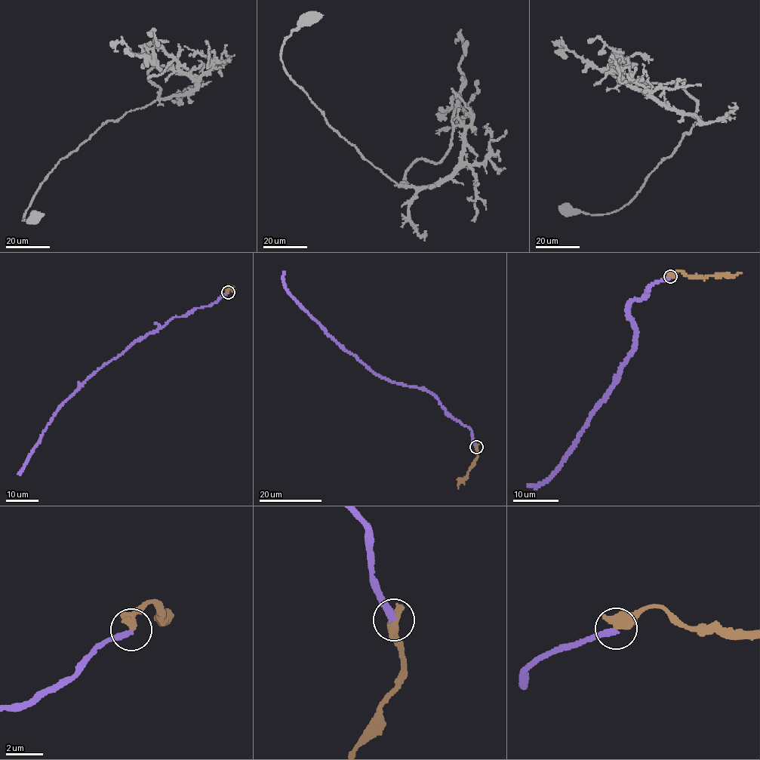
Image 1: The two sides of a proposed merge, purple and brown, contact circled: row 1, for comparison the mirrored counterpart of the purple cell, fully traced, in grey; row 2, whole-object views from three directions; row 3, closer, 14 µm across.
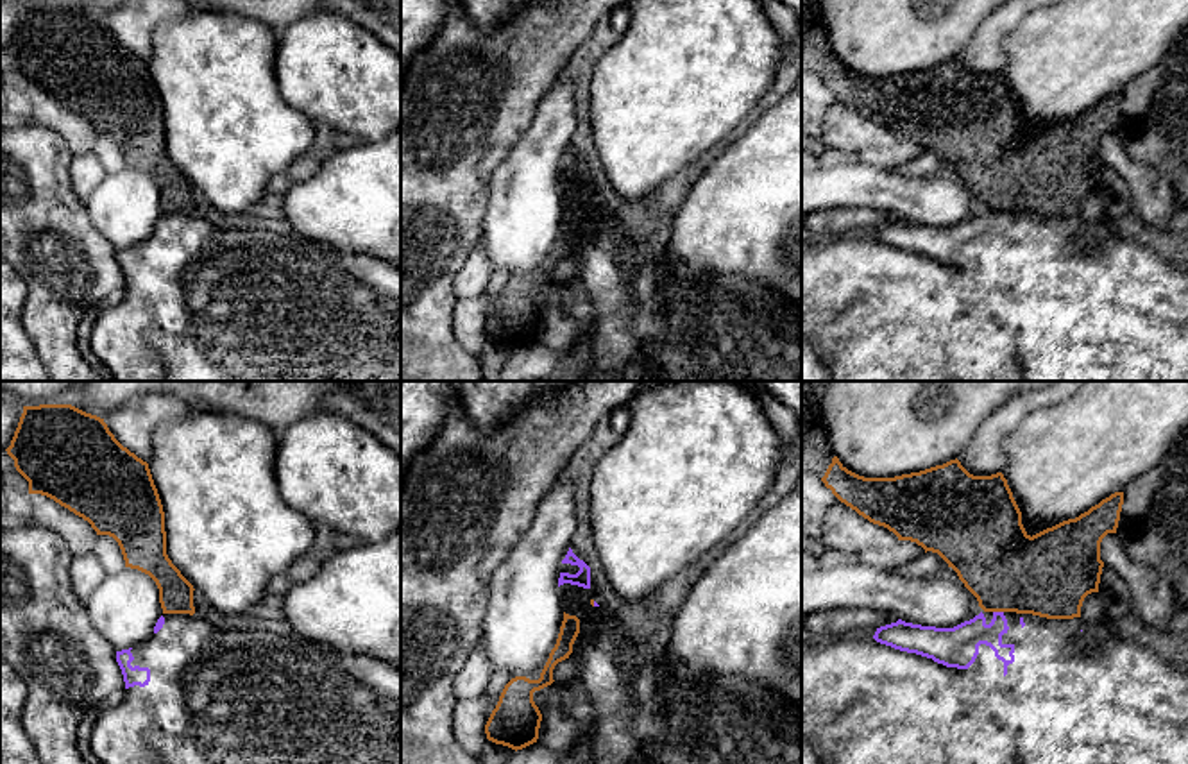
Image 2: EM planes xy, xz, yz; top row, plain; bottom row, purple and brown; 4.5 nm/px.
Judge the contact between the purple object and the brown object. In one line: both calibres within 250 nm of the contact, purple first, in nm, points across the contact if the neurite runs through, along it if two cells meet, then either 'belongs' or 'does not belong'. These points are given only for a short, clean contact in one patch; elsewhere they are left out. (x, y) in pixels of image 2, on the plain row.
180/380 nm | along yz (993, 210), (1002, 212) | does not belong

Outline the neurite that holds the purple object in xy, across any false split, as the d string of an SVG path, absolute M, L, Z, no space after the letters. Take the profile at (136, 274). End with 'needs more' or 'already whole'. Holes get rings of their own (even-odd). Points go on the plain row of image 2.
M163 213L154 234L116 250L125 290L93 322L91 351L113 381L397 381L401 268L342 252L290 229L224 229L190 213Z; needs more

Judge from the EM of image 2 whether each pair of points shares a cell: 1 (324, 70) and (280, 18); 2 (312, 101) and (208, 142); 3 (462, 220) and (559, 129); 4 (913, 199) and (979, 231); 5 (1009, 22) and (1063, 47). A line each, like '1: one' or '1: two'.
1: two
2: two
3: two
4: two
5: two

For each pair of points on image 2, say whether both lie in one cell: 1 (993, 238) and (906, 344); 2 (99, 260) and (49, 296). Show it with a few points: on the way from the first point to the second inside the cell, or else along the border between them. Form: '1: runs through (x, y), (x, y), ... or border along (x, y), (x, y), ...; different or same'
1: runs through (967, 254), (965, 272), (924, 314); same
2: runs through (86, 260), (61, 283); same

